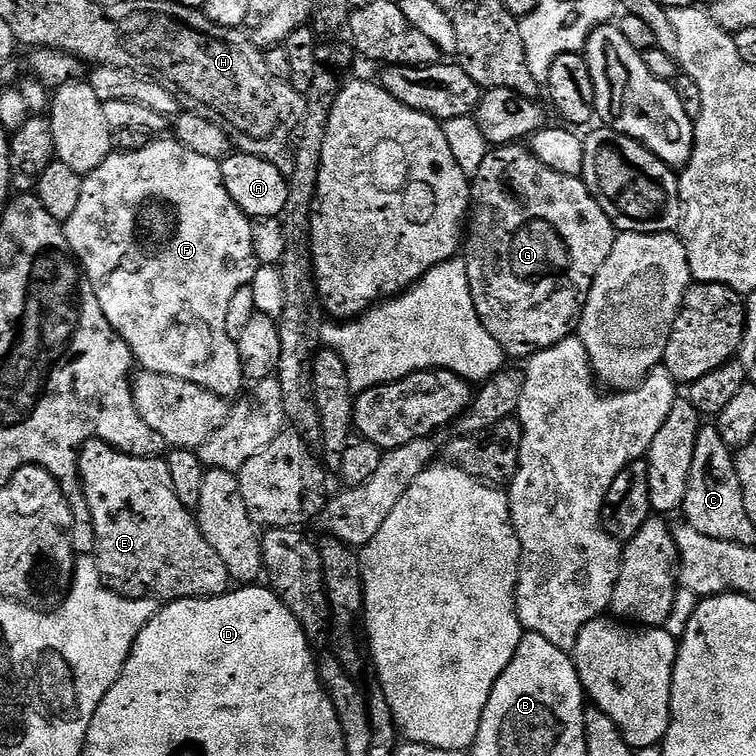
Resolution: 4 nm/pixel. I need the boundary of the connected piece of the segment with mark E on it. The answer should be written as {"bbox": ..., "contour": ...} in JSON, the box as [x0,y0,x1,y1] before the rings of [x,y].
{"bbox":[80,440,230,600],"contour":[[[87,440],[80,447],[80,484],[92,515],[90,529],[96,535],[94,559],[102,582],[122,596],[194,600],[201,596],[223,596],[230,588],[230,577],[222,558],[206,542],[195,515],[178,502],[174,482],[170,482],[167,459],[131,456],[113,448],[105,440]]]}

